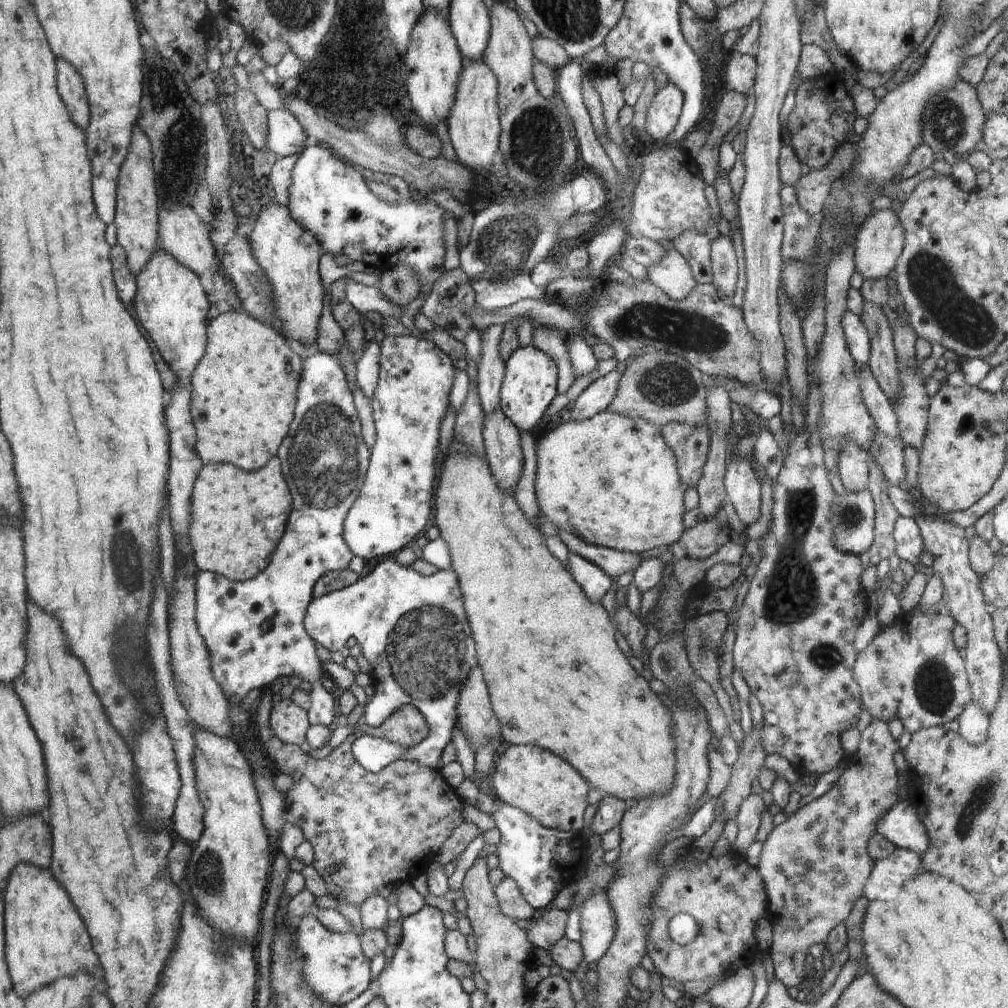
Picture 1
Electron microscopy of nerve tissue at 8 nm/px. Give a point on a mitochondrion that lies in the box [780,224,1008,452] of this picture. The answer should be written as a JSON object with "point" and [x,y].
{"point":[933,283]}

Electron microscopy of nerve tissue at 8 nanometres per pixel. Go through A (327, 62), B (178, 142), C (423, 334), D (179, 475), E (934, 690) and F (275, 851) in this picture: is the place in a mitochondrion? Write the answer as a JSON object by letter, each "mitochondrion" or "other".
{"A":"mitochondrion","B":"mitochondrion","C":"other","D":"other","E":"mitochondrion","F":"other"}

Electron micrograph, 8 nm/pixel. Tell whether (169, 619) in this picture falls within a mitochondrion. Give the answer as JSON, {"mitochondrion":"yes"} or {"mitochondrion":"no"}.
{"mitochondrion":"no"}

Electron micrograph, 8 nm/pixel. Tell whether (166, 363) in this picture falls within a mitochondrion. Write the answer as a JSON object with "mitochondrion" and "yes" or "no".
{"mitochondrion":"no"}

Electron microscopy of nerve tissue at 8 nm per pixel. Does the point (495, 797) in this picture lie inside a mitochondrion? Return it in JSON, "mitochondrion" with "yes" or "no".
{"mitochondrion":"no"}

